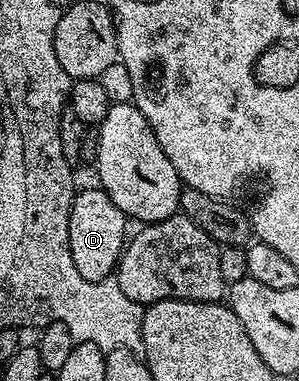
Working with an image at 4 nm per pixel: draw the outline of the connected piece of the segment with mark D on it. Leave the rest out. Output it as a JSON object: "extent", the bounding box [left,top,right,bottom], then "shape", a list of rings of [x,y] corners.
{"extent":[70,185,129,285],"shape":[[[93,185],[73,194],[70,209],[70,257],[74,257],[74,265],[86,282],[100,285],[103,279],[113,278],[126,246],[128,226],[129,220],[122,209],[118,209],[118,205],[114,205],[114,201],[110,201],[110,197],[99,186]]]}

